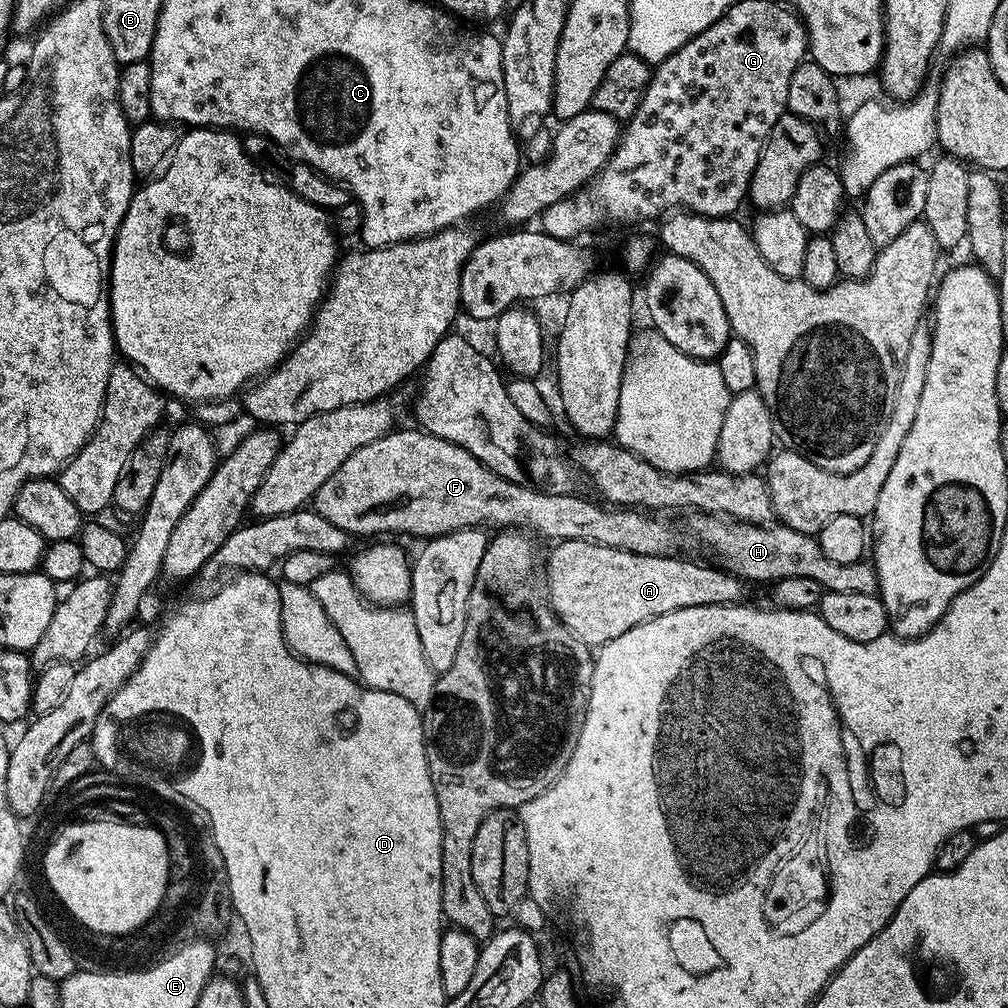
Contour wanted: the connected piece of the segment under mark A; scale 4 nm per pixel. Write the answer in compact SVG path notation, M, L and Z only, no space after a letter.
M562 540L548 556L548 592L550 607L561 624L565 624L574 635L589 646L603 646L614 638L626 634L634 626L647 620L670 614L683 608L718 606L719 604L740 604L748 596L749 581L733 572L726 572L719 566L695 564L678 556L647 556L634 554L621 548L598 546L594 542Z

